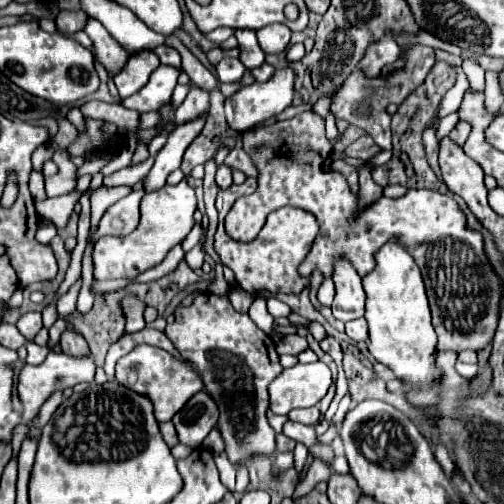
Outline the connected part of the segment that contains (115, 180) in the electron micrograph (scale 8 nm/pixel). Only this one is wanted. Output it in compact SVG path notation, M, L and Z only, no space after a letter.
M149 157L147 161L143 161L143 163L139 163L139 165L129 165L129 167L125 167L125 169L121 169L121 171L117 171L117 173L113 173L113 175L105 177L105 179L103 179L103 187L135 185L137 181L141 181L141 179L149 173L151 165L153 165L153 157Z

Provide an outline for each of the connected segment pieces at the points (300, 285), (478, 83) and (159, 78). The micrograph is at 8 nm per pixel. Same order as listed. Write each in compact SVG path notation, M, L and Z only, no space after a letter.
M251 177L243 185L231 185L227 191L223 191L223 207L219 211L219 229L215 233L215 251L219 253L221 263L235 273L237 285L243 287L245 291L251 291L255 295L263 289L273 291L273 293L301 293L309 285L309 281L305 277L299 277L297 267L307 257L307 253L313 245L313 239L317 237L317 231L319 231L319 225L311 213L307 213L303 209L295 209L295 207L281 207L279 211L269 213L263 229L251 243L233 241L225 233L223 219L229 213L235 199L254 193L257 185L257 179Z
M467 57L463 61L463 71L467 73L467 77L471 81L471 89L483 89L485 87L485 69L477 63L477 59Z
M159 65L151 73L149 83L141 91L122 100L123 106L128 109L137 109L141 113L159 111L163 105L171 101L173 89L177 85L177 77L179 77L179 71L175 67Z

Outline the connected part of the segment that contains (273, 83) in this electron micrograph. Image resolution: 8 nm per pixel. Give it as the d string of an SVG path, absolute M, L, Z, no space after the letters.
M283 69L283 71L275 71L275 77L271 77L271 81L267 81L267 83L253 83L253 85L237 91L233 97L229 97L225 101L225 117L227 117L229 127L235 129L237 133L245 133L253 125L279 115L293 101L293 79L295 79L293 71Z

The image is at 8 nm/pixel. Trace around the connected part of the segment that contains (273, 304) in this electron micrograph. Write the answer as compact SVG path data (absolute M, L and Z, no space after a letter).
M271 297L271 299L267 299L267 309L274 319L277 317L287 317L287 315L291 313L291 309L289 309L283 301L273 299L273 297Z

